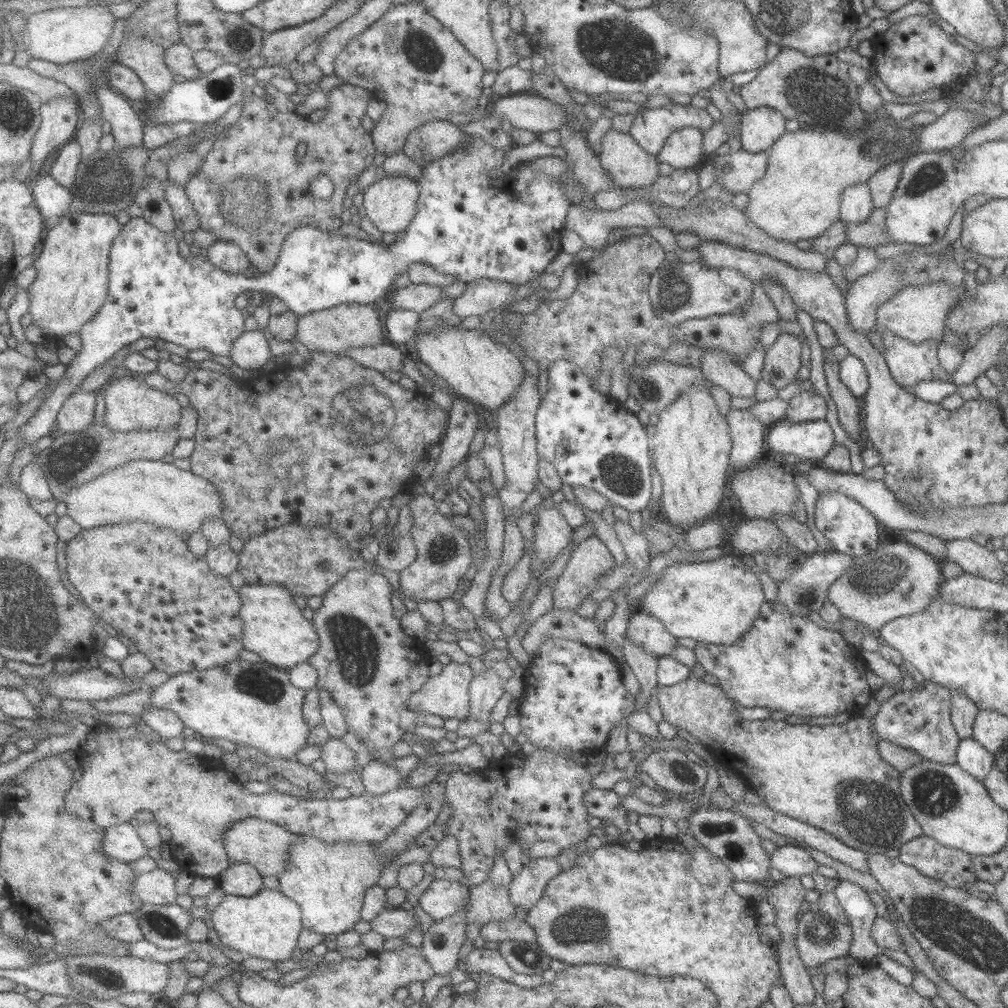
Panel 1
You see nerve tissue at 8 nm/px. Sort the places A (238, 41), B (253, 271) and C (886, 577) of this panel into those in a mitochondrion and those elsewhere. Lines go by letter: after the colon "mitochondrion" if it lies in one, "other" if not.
A: mitochondrion
B: other
C: mitochondrion

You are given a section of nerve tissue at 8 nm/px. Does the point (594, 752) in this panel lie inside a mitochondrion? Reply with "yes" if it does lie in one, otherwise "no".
no

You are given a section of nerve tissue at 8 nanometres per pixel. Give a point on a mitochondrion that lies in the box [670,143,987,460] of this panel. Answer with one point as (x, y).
(933, 177)

